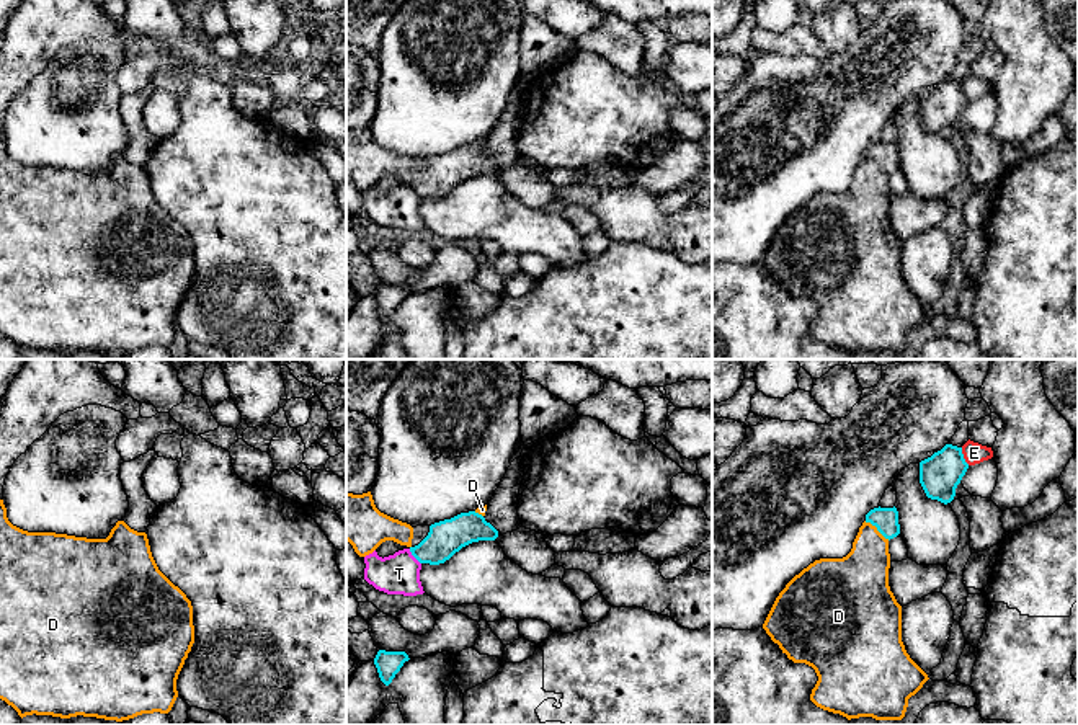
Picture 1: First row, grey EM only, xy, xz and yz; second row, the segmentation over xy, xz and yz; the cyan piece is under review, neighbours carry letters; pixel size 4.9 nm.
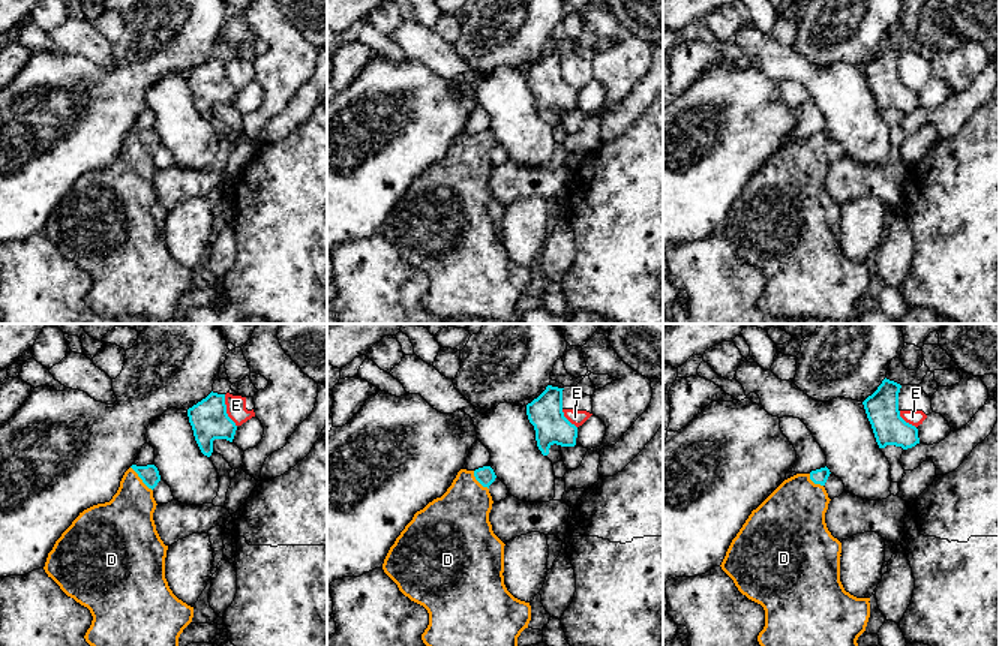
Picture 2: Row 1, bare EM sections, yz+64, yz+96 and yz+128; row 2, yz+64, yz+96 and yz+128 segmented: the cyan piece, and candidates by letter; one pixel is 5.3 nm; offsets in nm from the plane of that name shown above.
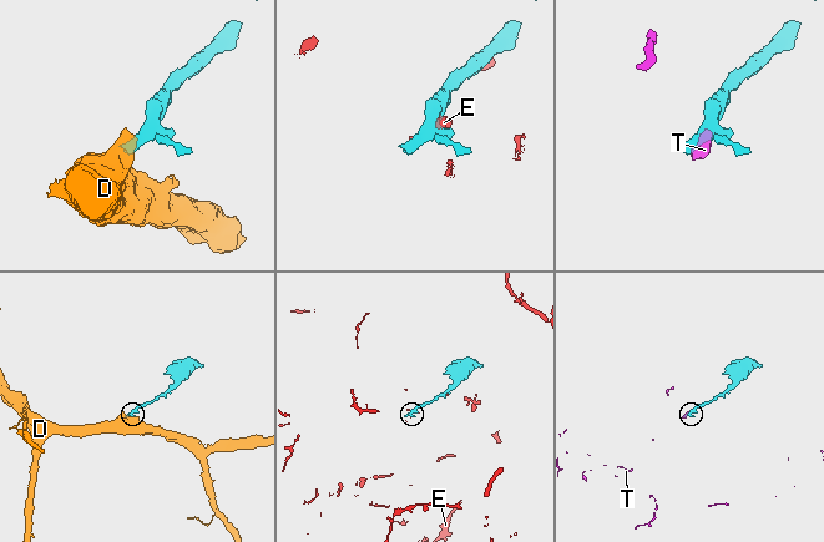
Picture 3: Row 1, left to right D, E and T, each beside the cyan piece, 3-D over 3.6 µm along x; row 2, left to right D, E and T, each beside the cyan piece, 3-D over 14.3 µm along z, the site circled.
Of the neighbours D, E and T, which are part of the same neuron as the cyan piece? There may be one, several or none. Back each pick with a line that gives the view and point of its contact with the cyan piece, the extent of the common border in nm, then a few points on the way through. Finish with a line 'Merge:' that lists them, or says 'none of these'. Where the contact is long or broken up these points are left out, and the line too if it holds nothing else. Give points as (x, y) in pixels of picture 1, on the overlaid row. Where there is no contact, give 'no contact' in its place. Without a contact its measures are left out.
D: contact yz (877, 529); length 160 nm; way yz (886, 520), (877, 529), (861, 577)
Merge: D

